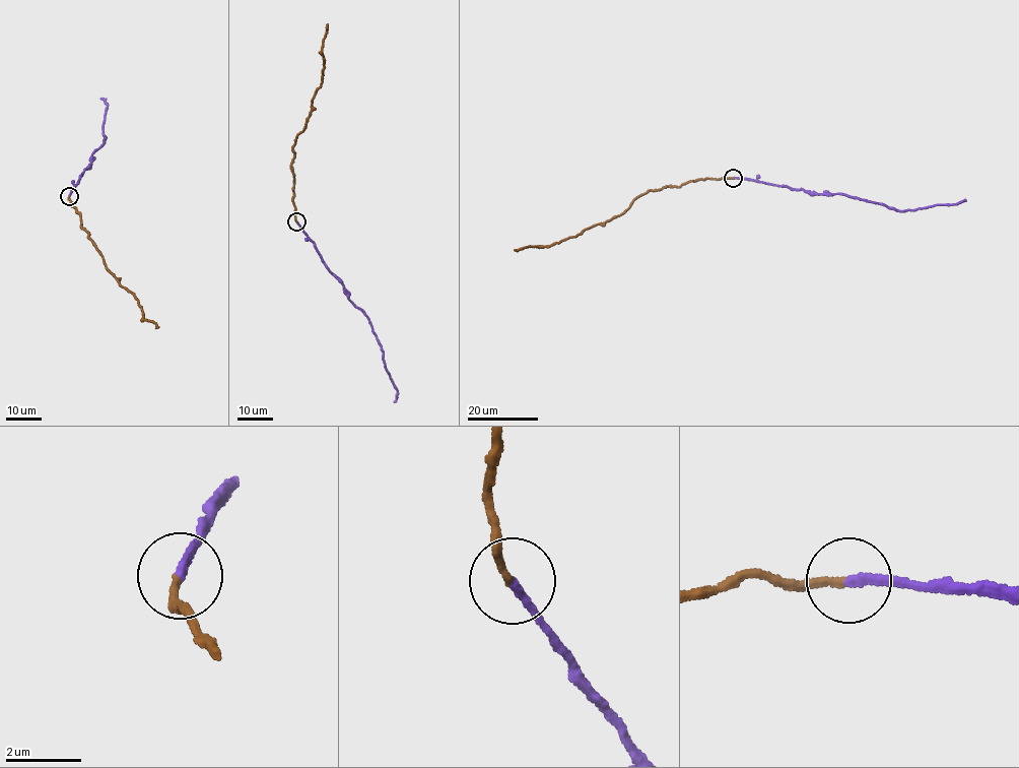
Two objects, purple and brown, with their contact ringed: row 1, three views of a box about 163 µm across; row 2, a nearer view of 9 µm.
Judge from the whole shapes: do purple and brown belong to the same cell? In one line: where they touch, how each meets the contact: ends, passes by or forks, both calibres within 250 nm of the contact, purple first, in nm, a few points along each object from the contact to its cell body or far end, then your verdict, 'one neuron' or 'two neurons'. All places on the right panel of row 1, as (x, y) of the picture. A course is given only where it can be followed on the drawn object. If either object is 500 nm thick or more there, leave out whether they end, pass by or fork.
place (733, 178); purple ends; brown ends; calibres 240 and 200 nm; course purple (733, 178), (854, 197), (900, 211), (965, 200); course brown (733, 178), (687, 181), (647, 191), (619, 215), (574, 237), (547, 246), (515, 249); two neurons

